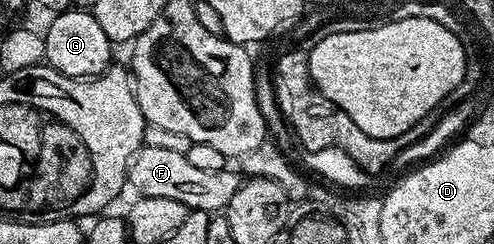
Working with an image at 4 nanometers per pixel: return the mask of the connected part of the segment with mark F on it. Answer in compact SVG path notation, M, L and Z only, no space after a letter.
M142 146L129 164L127 183L130 188L134 187L137 190L138 196L171 197L171 201L179 201L194 211L221 213L242 185L242 176L237 176L232 169L199 169L196 165L191 165L191 161L187 161L184 150L149 146Z

